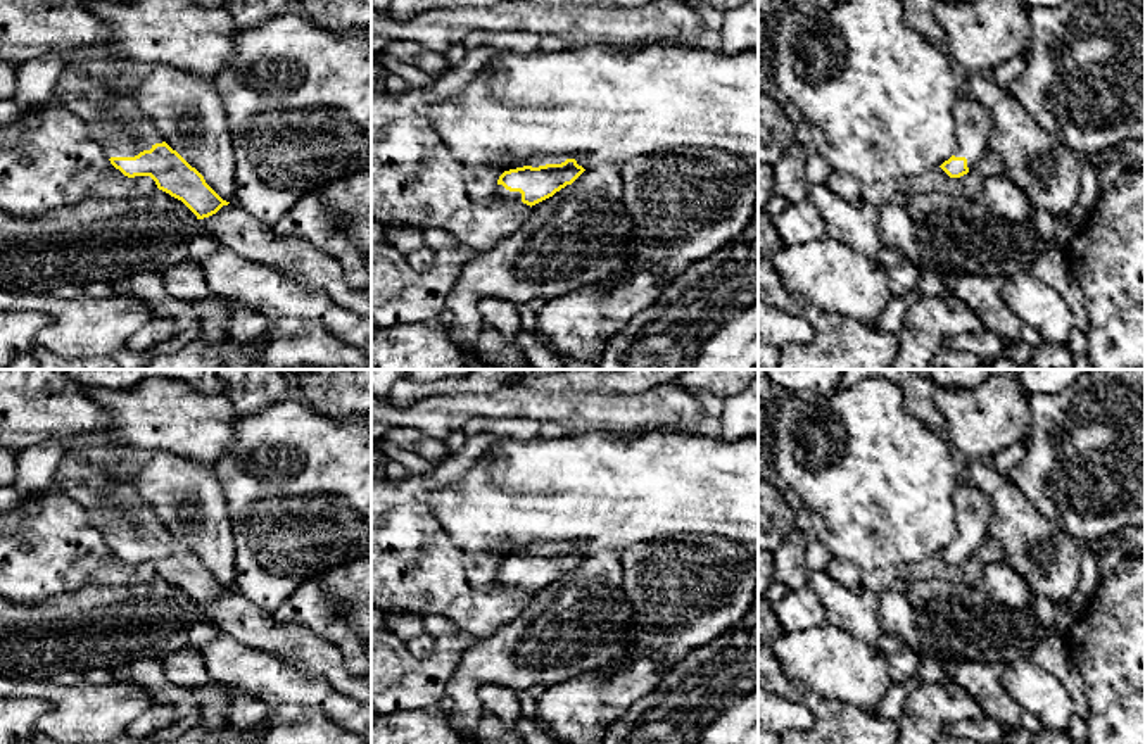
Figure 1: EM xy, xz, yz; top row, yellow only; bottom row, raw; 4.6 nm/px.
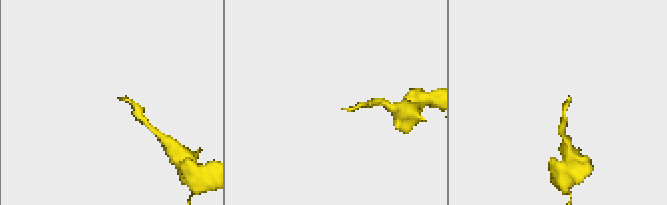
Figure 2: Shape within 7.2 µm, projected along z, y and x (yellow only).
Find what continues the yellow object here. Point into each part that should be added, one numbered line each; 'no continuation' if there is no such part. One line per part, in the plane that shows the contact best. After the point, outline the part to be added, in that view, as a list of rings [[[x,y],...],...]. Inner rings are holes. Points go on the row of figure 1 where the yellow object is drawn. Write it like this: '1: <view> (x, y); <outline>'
1: xy (82, 94); [[[66,62],[54,86],[52,102],[83,119],[90,136],[102,147],[109,159],[138,155],[140,150],[121,150],[114,147],[102,129],[100,104],[105,95],[107,90],[98,78],[79,73],[71,62]]]

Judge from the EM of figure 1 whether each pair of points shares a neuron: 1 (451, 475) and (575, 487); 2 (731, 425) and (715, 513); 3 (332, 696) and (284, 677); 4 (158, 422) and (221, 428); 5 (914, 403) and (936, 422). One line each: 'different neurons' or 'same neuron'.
1: different neurons
2: different neurons
3: same neuron
4: same neuron
5: same neuron

